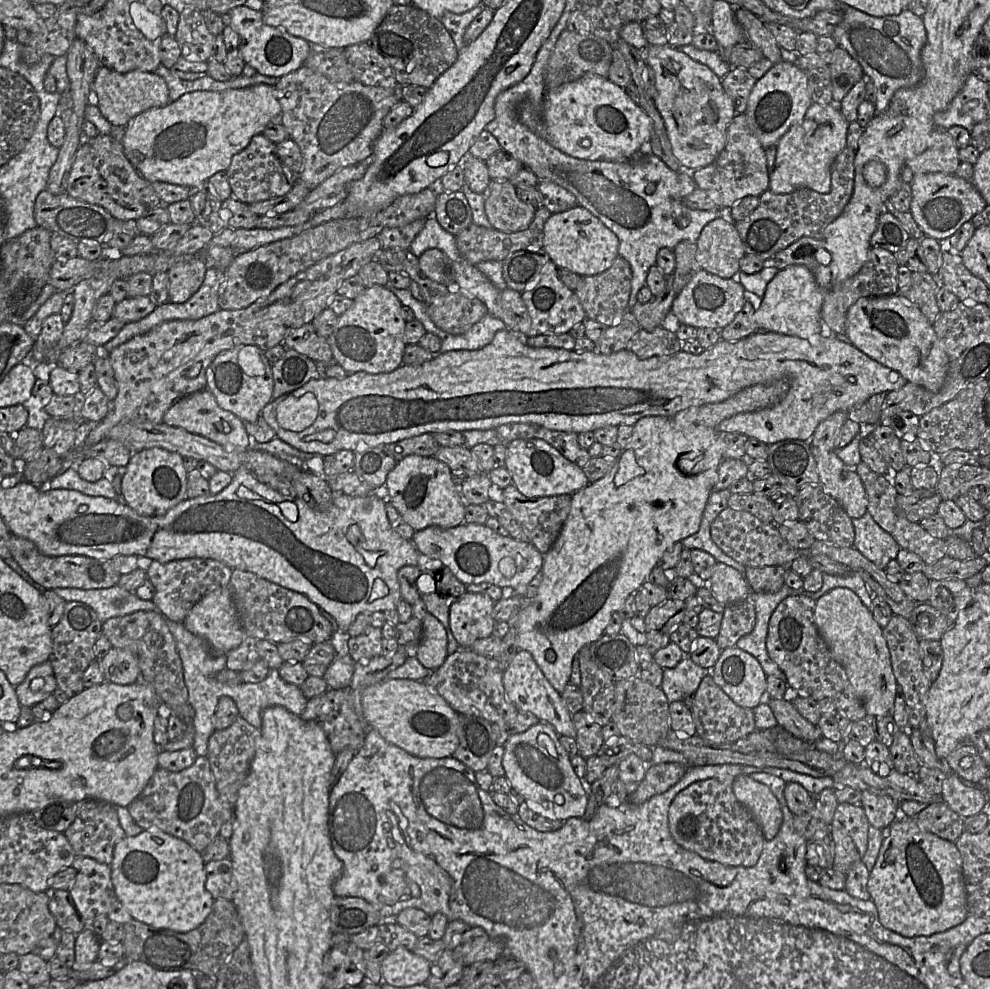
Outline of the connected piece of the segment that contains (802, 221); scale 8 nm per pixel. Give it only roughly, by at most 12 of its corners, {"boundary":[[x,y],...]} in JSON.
{"boundary":[[856,151],[831,167],[826,194],[767,190],[736,223],[746,255],[765,261],[822,239],[849,203]]}

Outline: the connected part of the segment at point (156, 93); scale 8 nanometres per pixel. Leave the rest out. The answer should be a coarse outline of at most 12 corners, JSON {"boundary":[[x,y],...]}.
{"boundary":[[103,66],[90,105],[114,127],[169,102],[154,72]]}

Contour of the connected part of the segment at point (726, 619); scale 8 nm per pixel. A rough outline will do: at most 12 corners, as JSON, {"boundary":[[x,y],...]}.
{"boundary":[[750,598],[727,605],[716,643],[735,647],[752,632],[756,611]]}

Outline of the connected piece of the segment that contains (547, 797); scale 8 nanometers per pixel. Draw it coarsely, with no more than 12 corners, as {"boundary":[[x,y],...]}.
{"boundary":[[557,732],[510,736],[502,766],[535,813],[584,816],[587,785]]}

